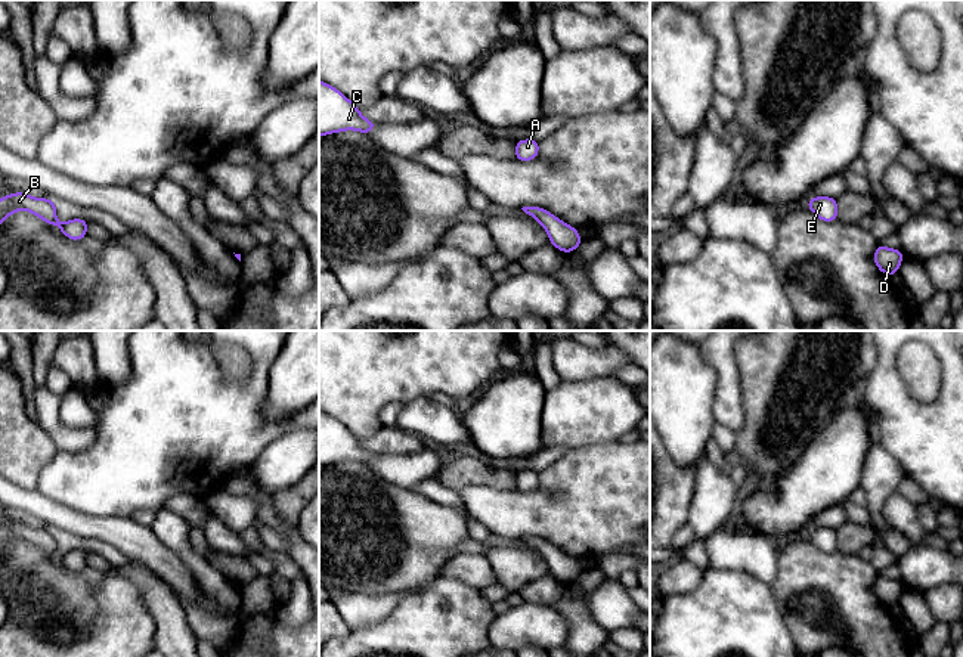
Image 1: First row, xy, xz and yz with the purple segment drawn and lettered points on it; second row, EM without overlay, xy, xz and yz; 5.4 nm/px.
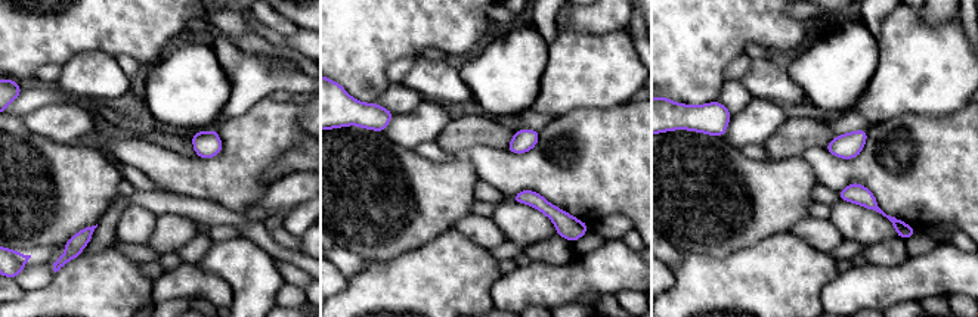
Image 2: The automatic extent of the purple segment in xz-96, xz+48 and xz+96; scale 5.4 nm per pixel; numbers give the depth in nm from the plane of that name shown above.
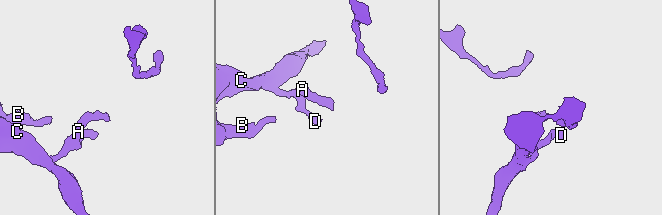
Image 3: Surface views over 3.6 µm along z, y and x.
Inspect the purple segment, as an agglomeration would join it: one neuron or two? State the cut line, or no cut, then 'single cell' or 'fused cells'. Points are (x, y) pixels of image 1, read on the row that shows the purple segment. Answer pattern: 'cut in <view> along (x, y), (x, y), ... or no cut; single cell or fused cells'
no cut; single cell

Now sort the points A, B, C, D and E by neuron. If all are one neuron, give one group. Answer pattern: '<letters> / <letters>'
A B C D E

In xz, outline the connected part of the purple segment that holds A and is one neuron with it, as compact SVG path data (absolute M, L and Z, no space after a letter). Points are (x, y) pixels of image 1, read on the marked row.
M524 139L515 142L515 159L518 161L532 161L539 154L539 142L532 139Z

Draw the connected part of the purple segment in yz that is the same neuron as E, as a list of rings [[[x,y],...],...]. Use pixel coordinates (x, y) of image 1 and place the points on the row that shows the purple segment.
[[[817,196],[806,201],[808,208],[814,216],[823,221],[837,220],[837,201],[836,198]]]

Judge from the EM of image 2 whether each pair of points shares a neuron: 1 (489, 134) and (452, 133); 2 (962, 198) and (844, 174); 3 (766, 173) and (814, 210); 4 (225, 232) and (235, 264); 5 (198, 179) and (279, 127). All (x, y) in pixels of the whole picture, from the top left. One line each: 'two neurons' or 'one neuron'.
1: one neuron
2: one neuron
3: two neurons
4: two neurons
5: one neuron

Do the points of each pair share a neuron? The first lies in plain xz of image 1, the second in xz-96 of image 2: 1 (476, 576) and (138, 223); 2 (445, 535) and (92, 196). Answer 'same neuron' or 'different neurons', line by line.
1: same neuron
2: same neuron

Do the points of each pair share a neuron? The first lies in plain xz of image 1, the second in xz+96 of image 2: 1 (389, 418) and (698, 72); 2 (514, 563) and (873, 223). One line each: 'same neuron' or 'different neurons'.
1: different neurons
2: same neuron

